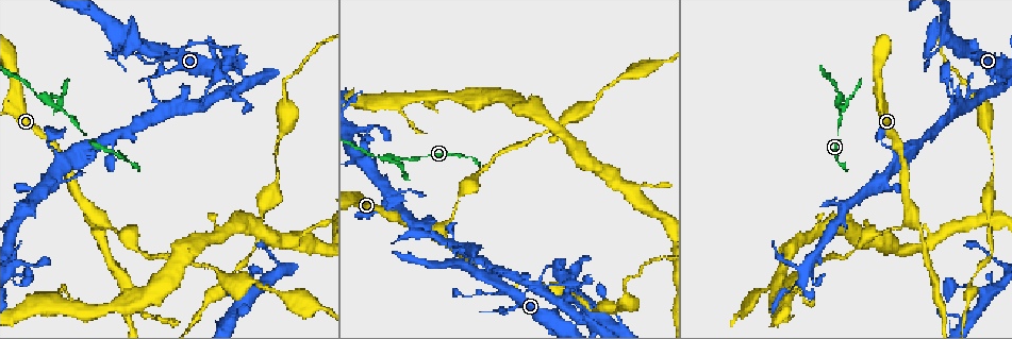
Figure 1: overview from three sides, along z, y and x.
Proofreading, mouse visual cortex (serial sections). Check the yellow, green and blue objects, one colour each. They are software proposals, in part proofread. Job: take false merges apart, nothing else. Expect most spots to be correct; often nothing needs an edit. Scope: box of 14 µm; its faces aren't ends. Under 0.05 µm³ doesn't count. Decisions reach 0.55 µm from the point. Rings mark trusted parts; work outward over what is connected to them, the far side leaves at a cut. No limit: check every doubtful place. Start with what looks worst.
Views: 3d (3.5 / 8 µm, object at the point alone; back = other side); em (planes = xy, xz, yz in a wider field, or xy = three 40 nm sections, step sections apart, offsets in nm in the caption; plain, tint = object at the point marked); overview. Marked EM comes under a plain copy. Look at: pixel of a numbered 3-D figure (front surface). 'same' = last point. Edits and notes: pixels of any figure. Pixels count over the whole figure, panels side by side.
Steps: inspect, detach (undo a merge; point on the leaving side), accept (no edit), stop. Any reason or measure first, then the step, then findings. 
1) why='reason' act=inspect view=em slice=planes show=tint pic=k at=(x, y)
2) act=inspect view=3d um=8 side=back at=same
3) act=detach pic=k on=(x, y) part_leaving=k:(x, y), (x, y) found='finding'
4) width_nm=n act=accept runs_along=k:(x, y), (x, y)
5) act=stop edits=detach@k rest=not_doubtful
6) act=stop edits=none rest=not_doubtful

why='a fork' act=inspect view=3d um=3.5 pic=1 at=(399, 158)

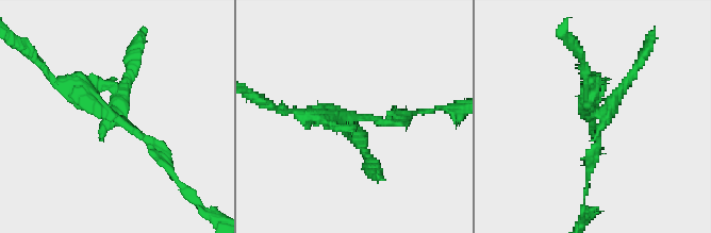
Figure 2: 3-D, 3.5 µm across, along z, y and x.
act=inspect view=em slice=xy step=1 show=tint pic=2 at=(591, 114)

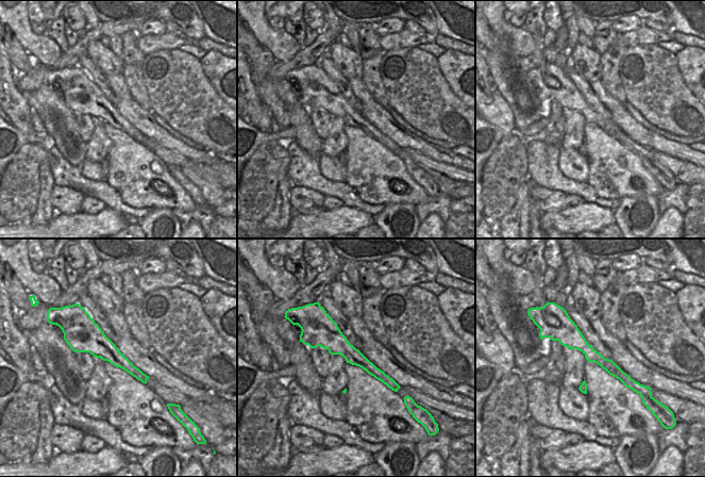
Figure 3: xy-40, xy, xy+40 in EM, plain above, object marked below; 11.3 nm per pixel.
width_nm=220 act=detach pic=2 on=(627, 83) part_leaving=2:(600, 113), (633, 73), (652, 31) found='two cells meet here'

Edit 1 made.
why='small branch off a trunk' act=inspect view=3d um=3.5 pic=1 at=(104, 223)

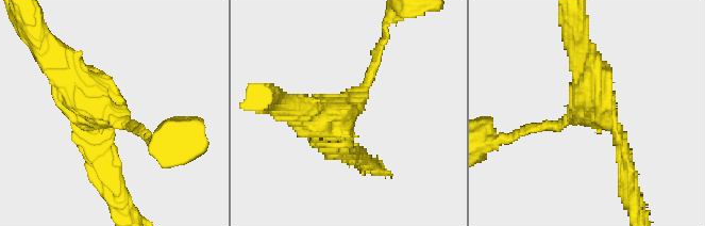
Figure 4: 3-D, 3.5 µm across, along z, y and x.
why='now the EM' act=inspect view=em slice=xy step=5 show=tint pic=4 at=(109, 115)

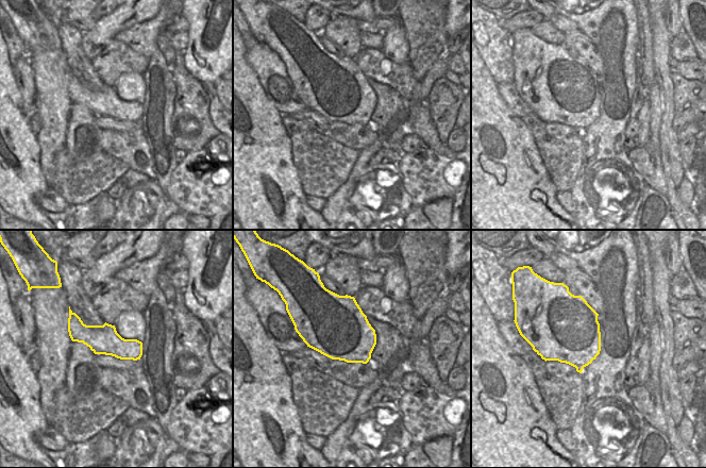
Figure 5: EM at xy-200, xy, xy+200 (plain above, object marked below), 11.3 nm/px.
act=accept runs_along=4:(48, 48), (110, 114), (135, 127) found='continuous, no second cell'

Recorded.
why='abrupt turn' act=inspect view=3d um=3.5 pic=1 at=(460, 249)

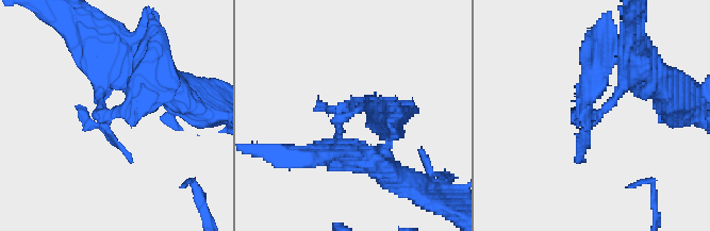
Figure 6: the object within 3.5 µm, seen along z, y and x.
act=inspect view=em slice=planes show=tint pic=6 at=(593, 114)

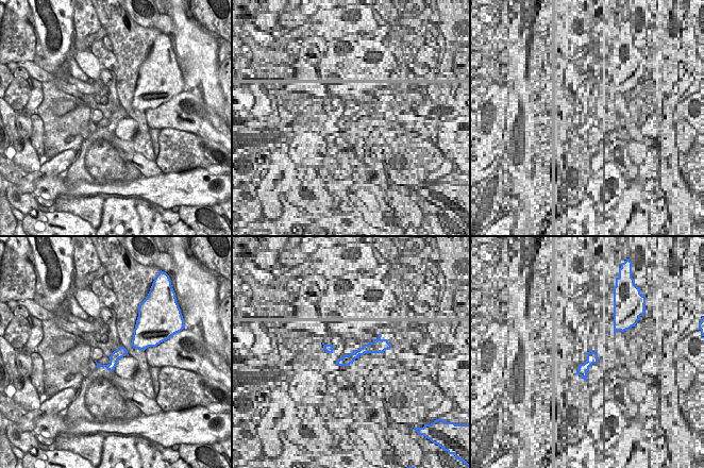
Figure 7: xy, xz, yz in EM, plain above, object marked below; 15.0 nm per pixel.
act=accept runs_along=6:(353, 155), (340, 120), (360, 106), (389, 120) found='all the same cell'

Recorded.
act=stop edits=detach@2 rest=not_doubtful

